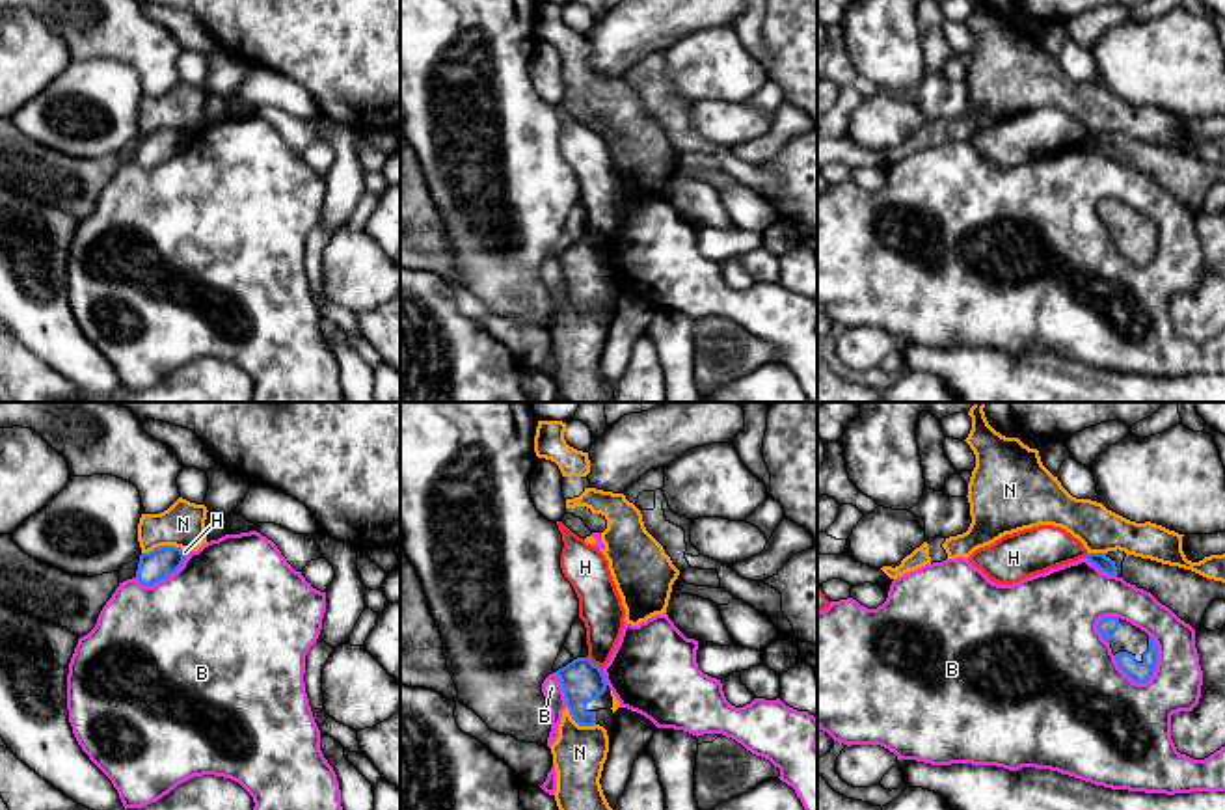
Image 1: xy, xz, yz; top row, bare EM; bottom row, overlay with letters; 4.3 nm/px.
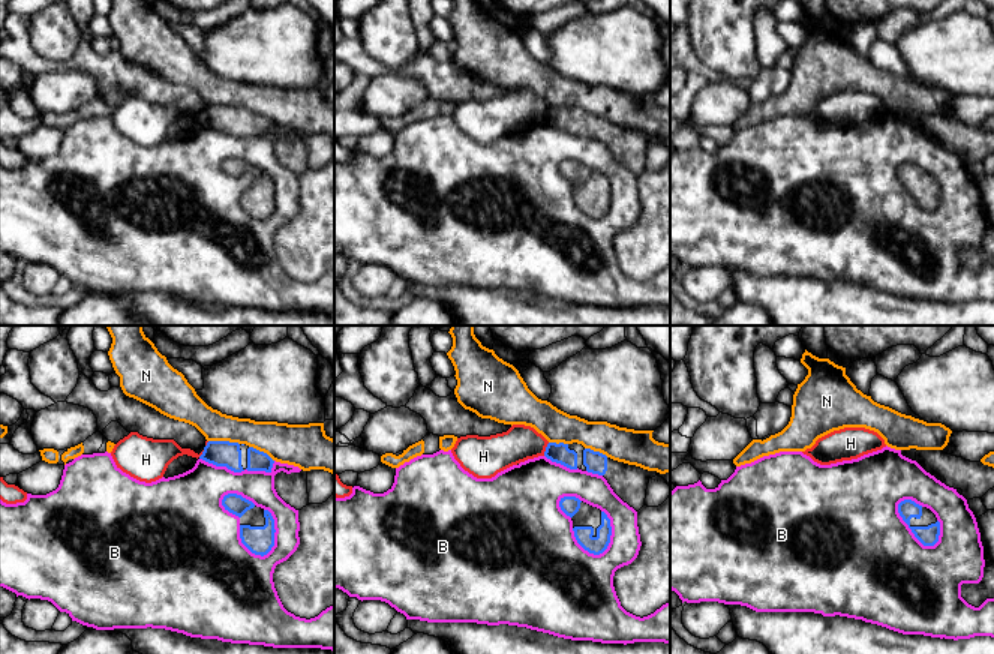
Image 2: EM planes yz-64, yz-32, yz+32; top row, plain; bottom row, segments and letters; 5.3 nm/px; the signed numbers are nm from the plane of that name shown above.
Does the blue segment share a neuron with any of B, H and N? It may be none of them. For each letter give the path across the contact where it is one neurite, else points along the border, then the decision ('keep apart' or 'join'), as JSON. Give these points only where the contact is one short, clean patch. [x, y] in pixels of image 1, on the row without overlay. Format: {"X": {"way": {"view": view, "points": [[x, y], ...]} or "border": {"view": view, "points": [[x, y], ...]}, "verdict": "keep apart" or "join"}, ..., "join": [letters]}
{"B": {"verdict": "keep apart"}, "H": {"border": {"view": "xz", "points": [[587, 239], [600, 252]]}, "verdict": "keep apart"}, "N": {"border": {"view": "xy", "points": [[181, 131], [155, 129], [142, 136]]}, "verdict": "keep apart"}, "join": []}

